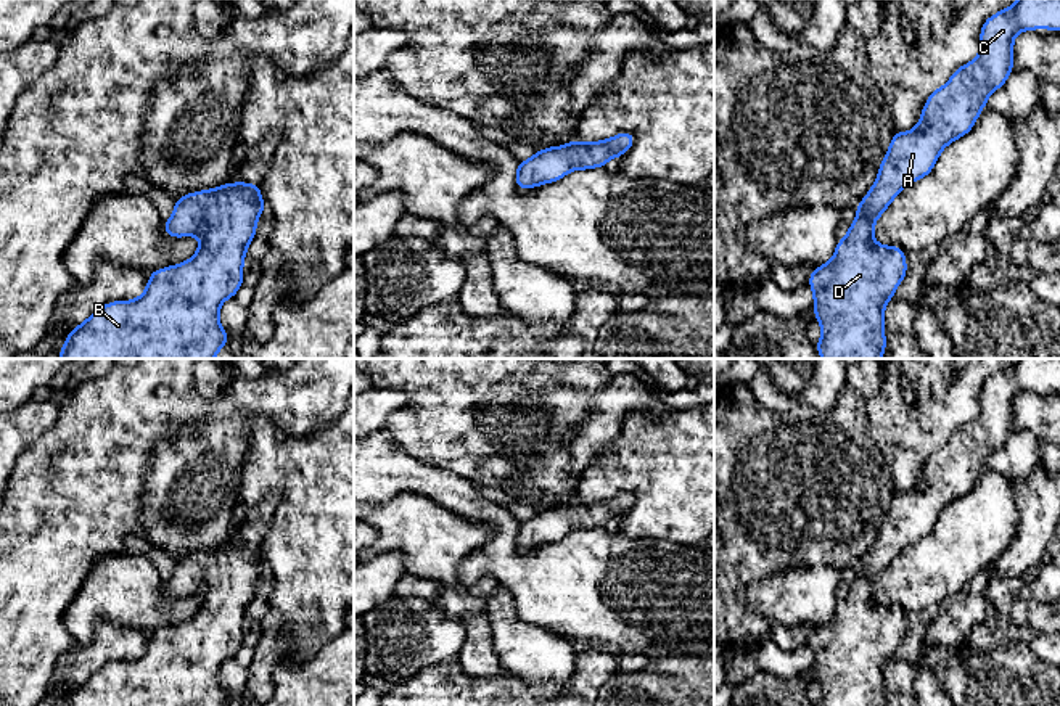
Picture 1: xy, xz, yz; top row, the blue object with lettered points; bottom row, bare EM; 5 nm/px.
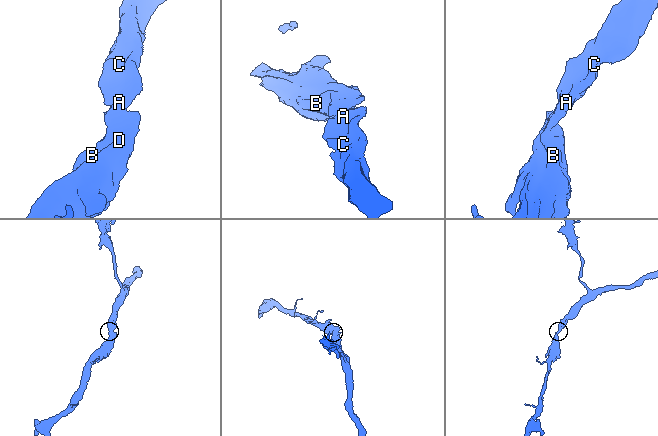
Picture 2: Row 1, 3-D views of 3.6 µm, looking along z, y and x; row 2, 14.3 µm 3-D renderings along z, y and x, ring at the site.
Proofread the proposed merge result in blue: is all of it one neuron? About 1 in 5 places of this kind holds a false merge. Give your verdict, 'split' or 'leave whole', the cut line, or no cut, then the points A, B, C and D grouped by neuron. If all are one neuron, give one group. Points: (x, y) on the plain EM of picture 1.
leave whole | no cut | A B C D

